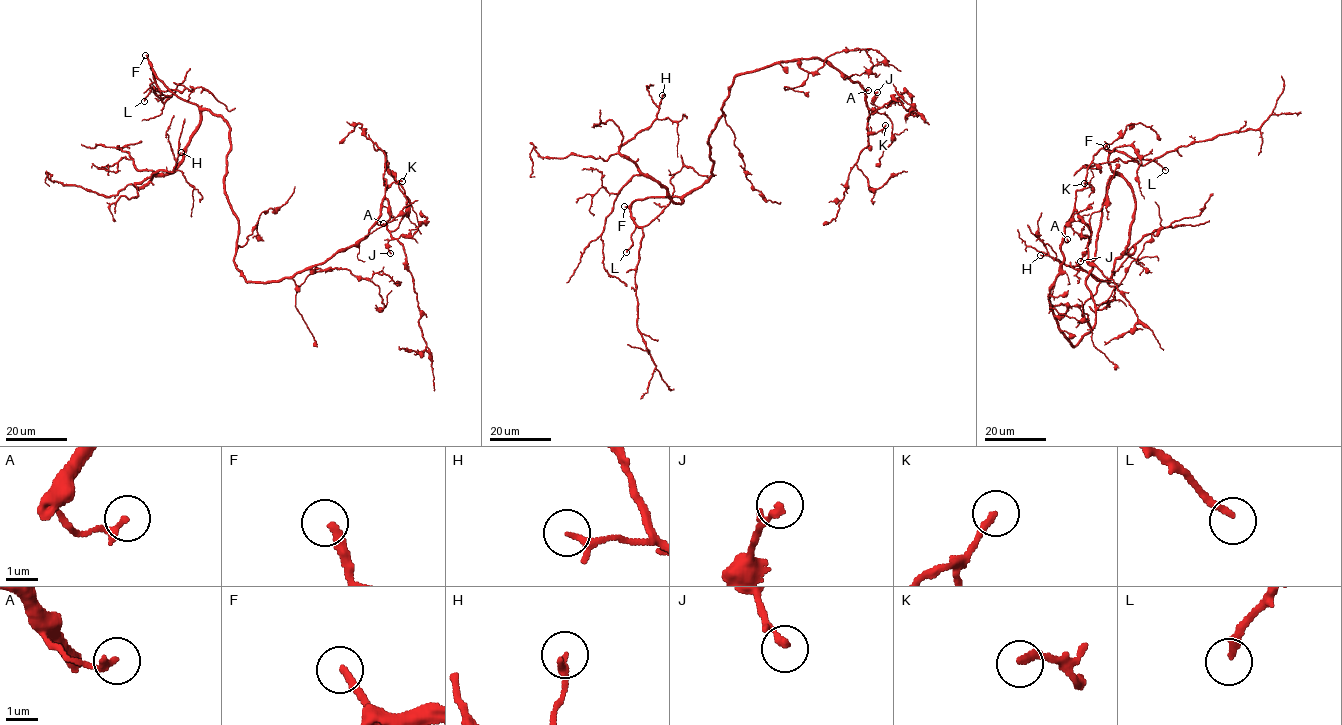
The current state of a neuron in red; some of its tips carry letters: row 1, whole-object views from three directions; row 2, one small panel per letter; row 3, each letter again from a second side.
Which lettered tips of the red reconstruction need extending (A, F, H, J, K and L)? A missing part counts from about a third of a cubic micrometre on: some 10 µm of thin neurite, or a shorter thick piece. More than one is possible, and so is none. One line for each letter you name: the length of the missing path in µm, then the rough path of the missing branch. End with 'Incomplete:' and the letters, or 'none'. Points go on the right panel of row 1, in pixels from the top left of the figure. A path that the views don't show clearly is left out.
F: missing 110 µm
K: missing 6 µm; course (1084, 183), (1078, 180), (1071, 182)
Incomplete: F, K

